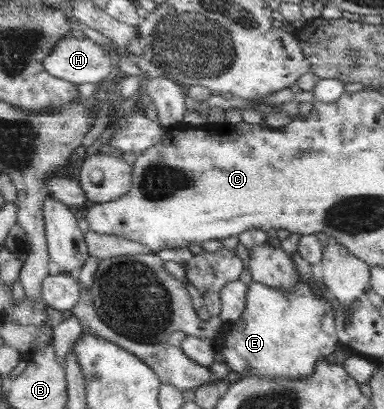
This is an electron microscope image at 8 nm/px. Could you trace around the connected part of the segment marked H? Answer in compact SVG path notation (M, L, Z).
M71 35L59 41L44 62L46 70L70 83L102 83L116 69L116 58L89 38Z

